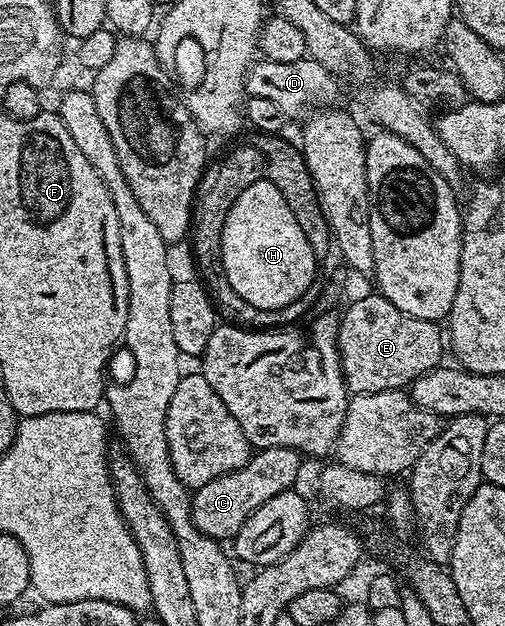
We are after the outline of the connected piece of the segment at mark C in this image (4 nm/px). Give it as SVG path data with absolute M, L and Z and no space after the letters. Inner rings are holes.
M265 447L257 450L242 469L214 477L214 481L206 481L206 485L191 492L194 525L206 537L217 541L231 540L238 529L242 529L246 517L258 509L258 505L266 505L270 497L278 497L278 493L291 491L297 486L300 462L300 452L289 447Z

